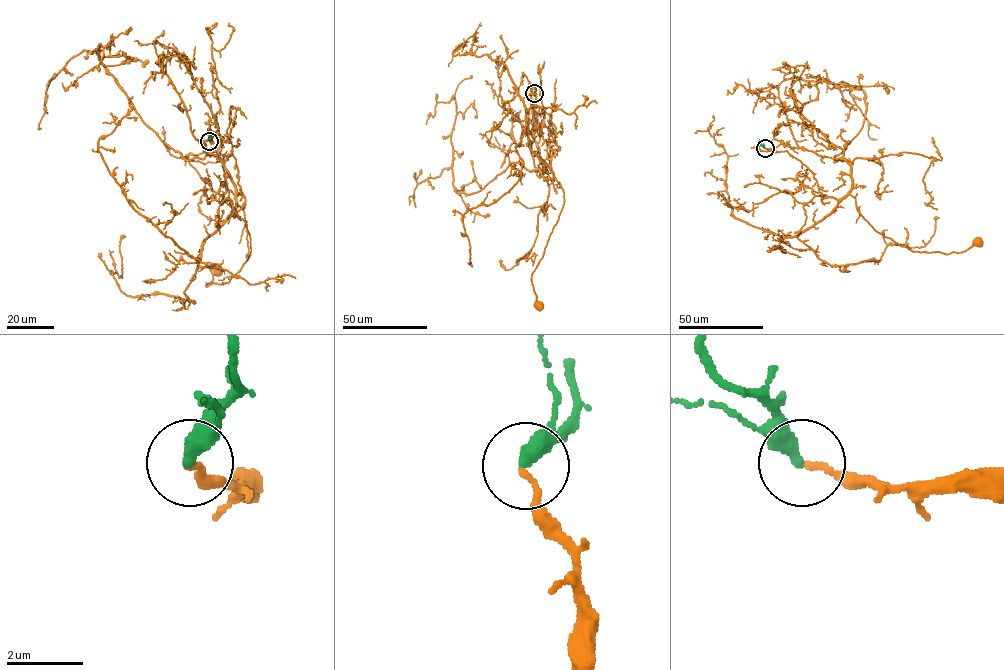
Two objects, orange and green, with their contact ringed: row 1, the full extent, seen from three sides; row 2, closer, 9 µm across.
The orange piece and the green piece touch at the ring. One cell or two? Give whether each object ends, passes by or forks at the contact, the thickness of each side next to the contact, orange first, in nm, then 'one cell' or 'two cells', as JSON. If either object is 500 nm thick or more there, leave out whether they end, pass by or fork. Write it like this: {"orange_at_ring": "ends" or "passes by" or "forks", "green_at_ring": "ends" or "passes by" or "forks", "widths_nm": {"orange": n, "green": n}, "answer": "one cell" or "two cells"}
{"orange_at_ring": "ends", "green_at_ring": "ends", "widths_nm": {"orange": 140, "green": 400}, "answer": "two cells"}

